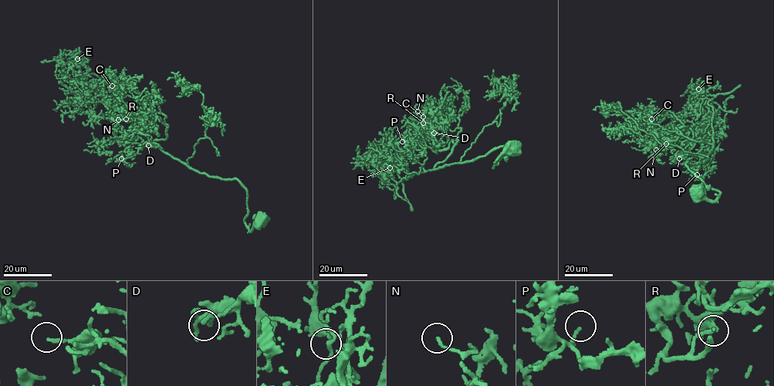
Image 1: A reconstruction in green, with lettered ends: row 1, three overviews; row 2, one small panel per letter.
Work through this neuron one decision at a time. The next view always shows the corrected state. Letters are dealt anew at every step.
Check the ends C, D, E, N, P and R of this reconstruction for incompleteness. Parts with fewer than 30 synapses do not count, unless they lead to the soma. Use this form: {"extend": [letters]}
{"extend": []}

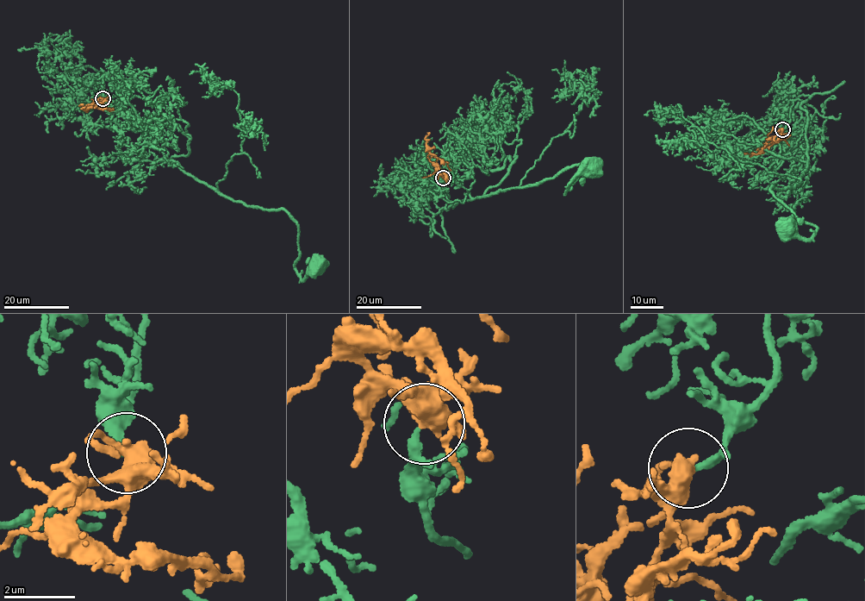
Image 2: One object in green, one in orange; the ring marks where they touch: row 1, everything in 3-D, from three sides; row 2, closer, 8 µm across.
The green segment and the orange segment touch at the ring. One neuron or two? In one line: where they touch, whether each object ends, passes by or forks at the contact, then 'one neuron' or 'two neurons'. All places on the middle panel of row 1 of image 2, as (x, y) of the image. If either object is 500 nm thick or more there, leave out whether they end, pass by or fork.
at (443, 178); green passes by; orange forks there; one neuron

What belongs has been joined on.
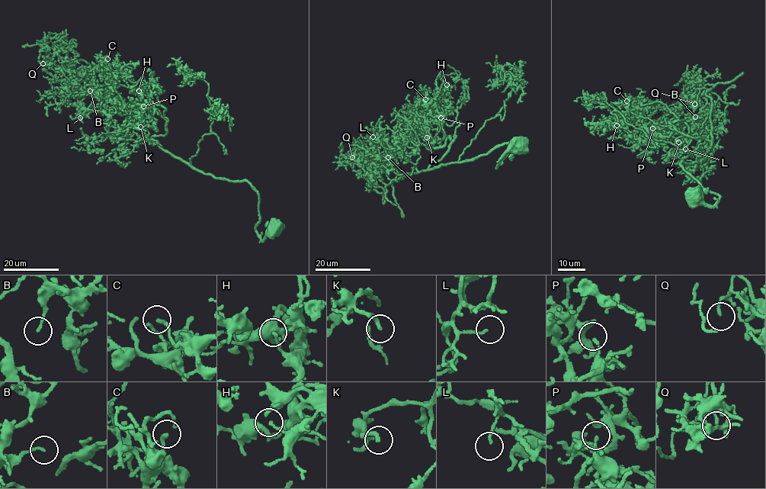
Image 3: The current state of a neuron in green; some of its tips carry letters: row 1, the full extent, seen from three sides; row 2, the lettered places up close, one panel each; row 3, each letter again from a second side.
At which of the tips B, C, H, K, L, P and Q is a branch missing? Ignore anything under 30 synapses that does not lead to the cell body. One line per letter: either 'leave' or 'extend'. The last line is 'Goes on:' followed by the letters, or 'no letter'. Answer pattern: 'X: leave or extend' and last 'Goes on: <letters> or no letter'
B: leave
C: leave
H: leave
K: extend
L: leave
P: leave
Q: extend
Goes on: K, Q

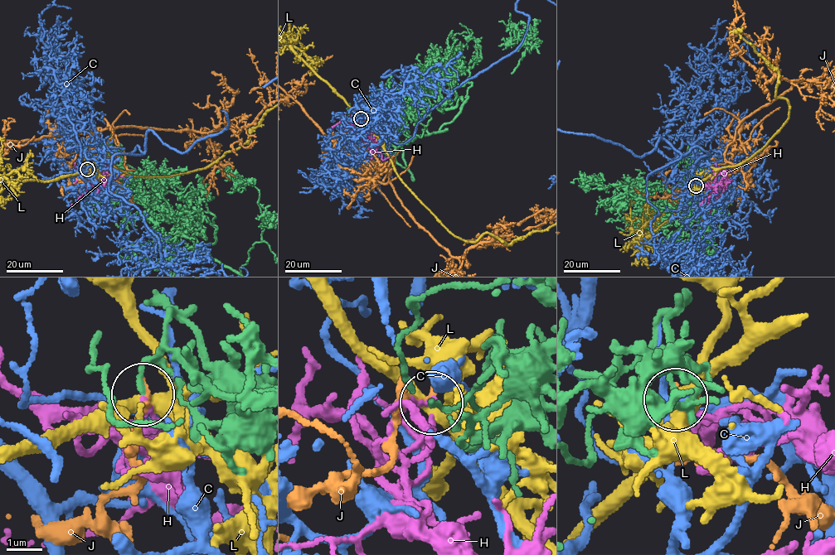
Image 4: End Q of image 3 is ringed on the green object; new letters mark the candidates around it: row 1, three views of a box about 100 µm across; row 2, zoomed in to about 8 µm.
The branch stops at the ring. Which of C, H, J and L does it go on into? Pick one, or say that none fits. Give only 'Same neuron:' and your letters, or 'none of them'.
Same neuron: H

